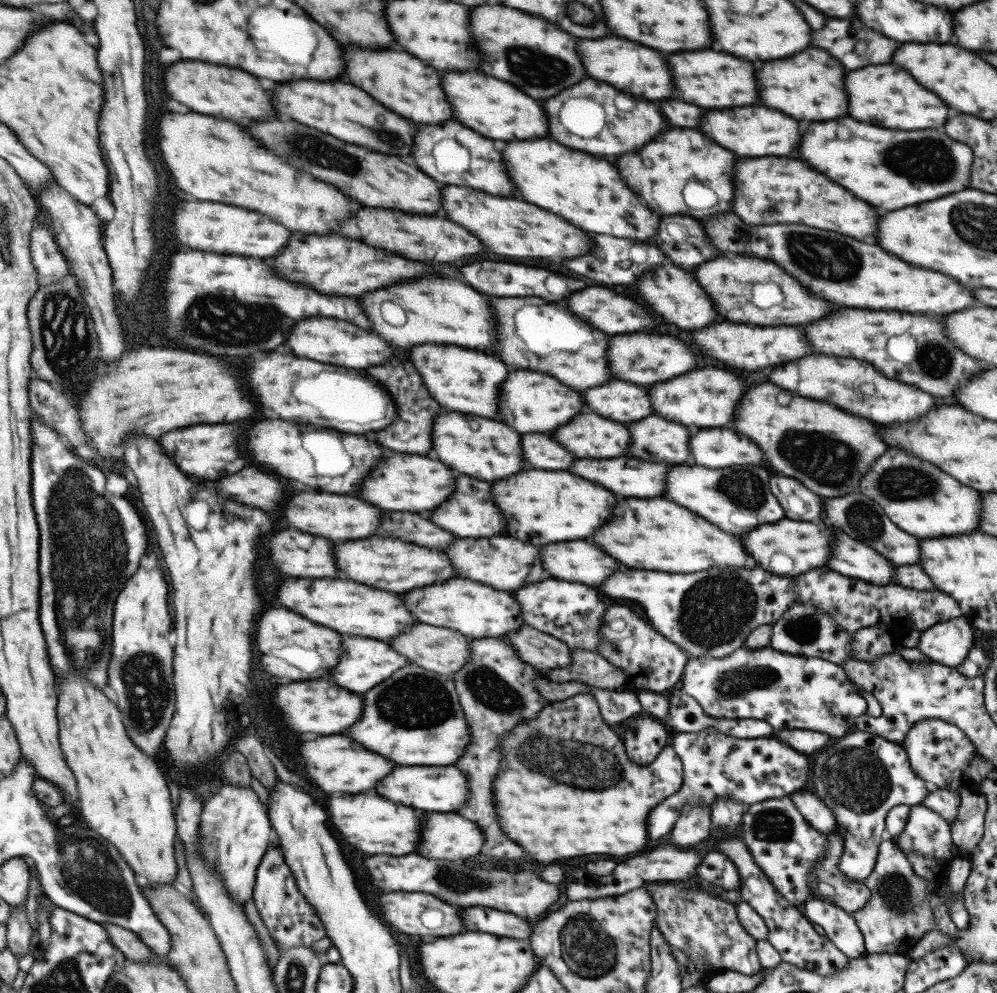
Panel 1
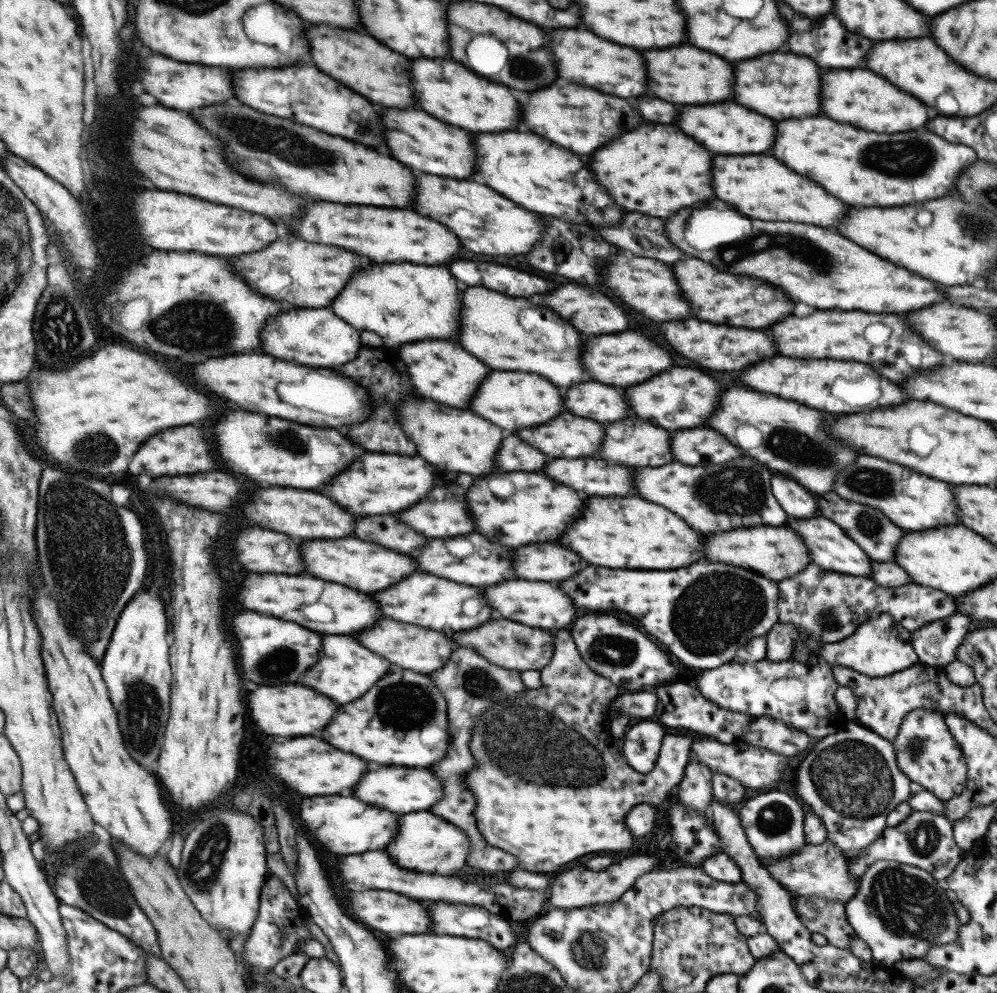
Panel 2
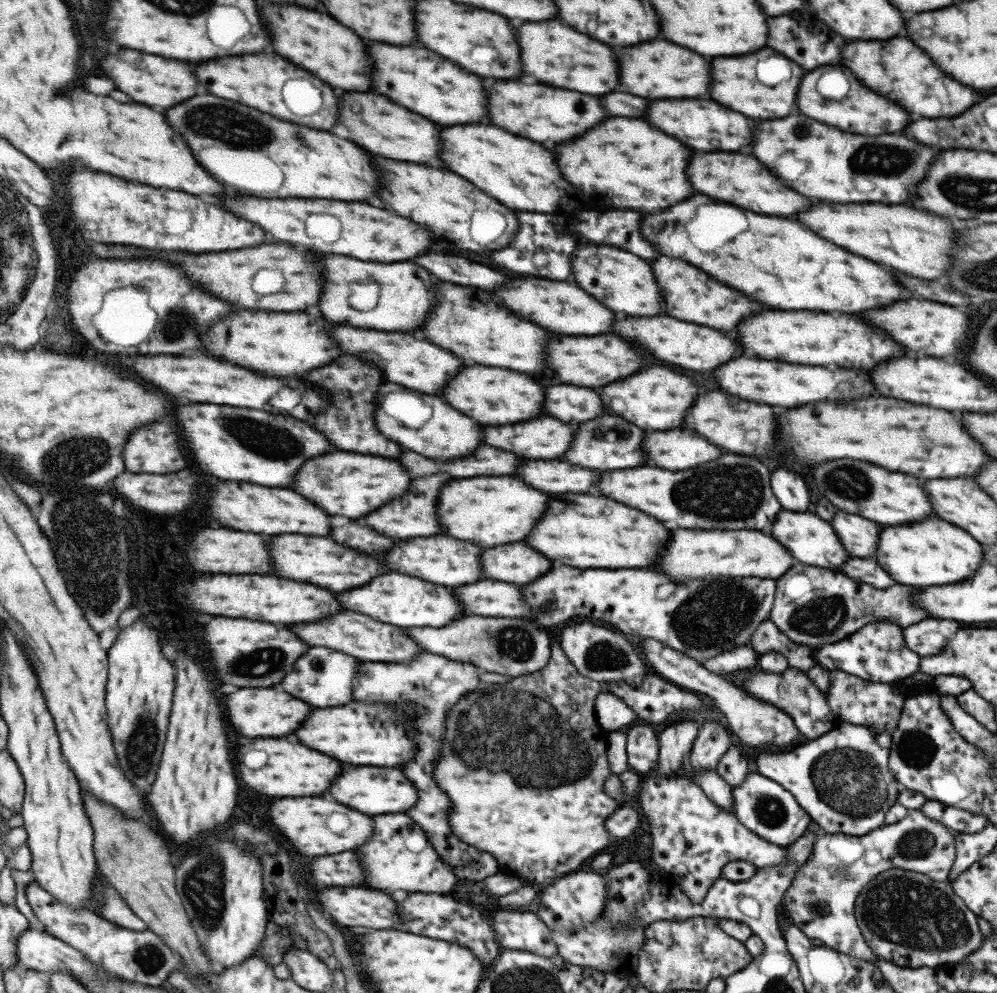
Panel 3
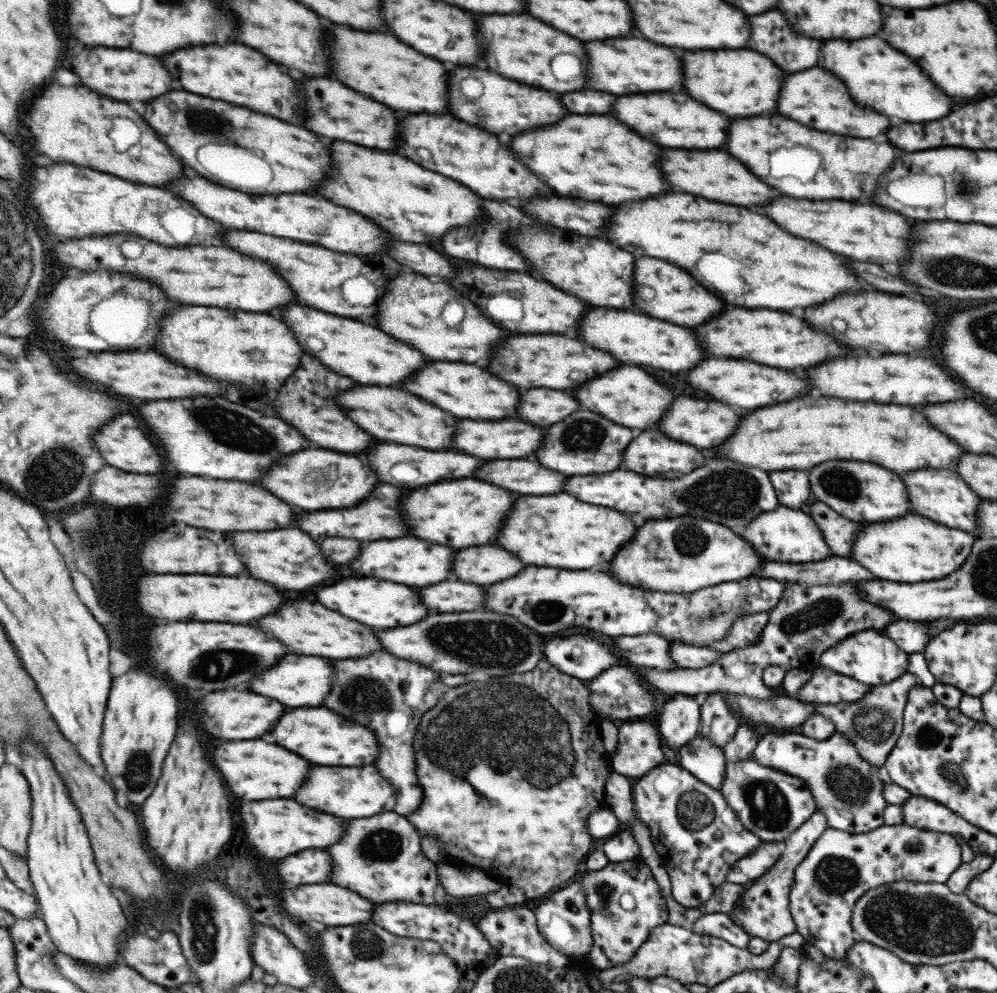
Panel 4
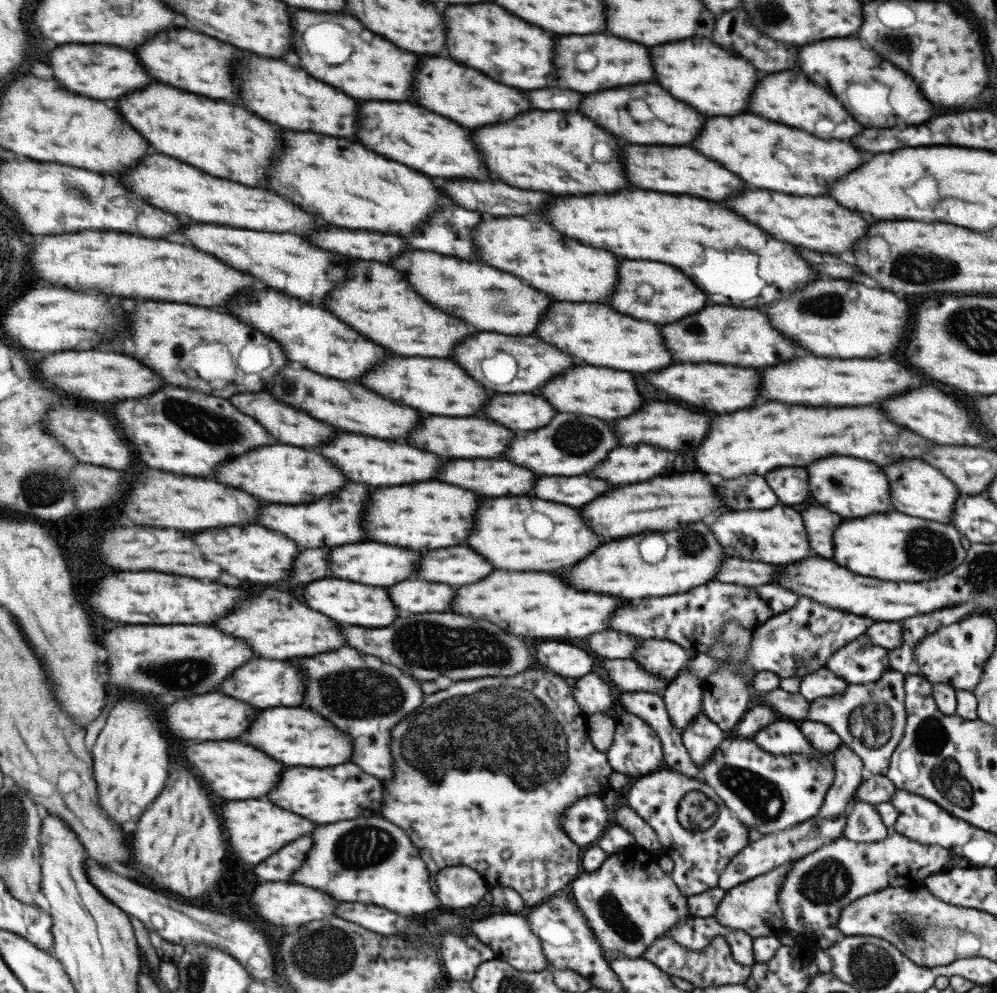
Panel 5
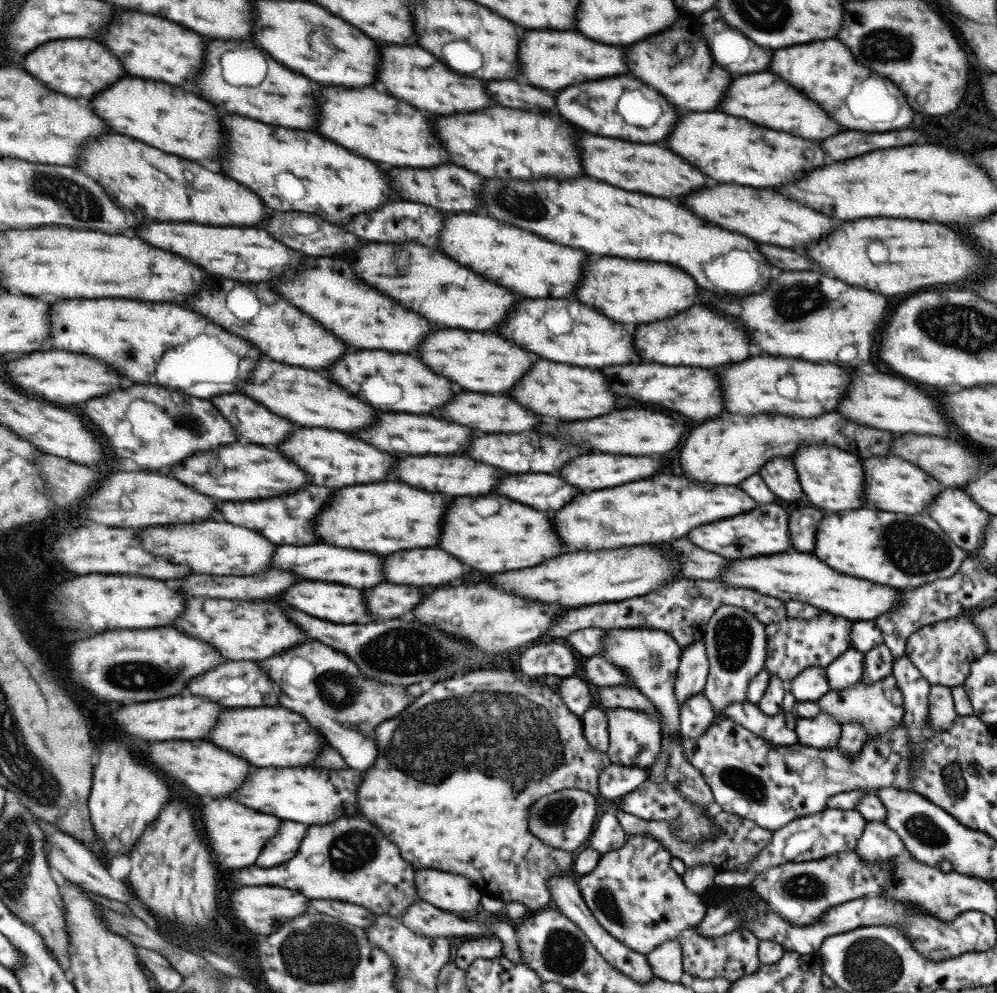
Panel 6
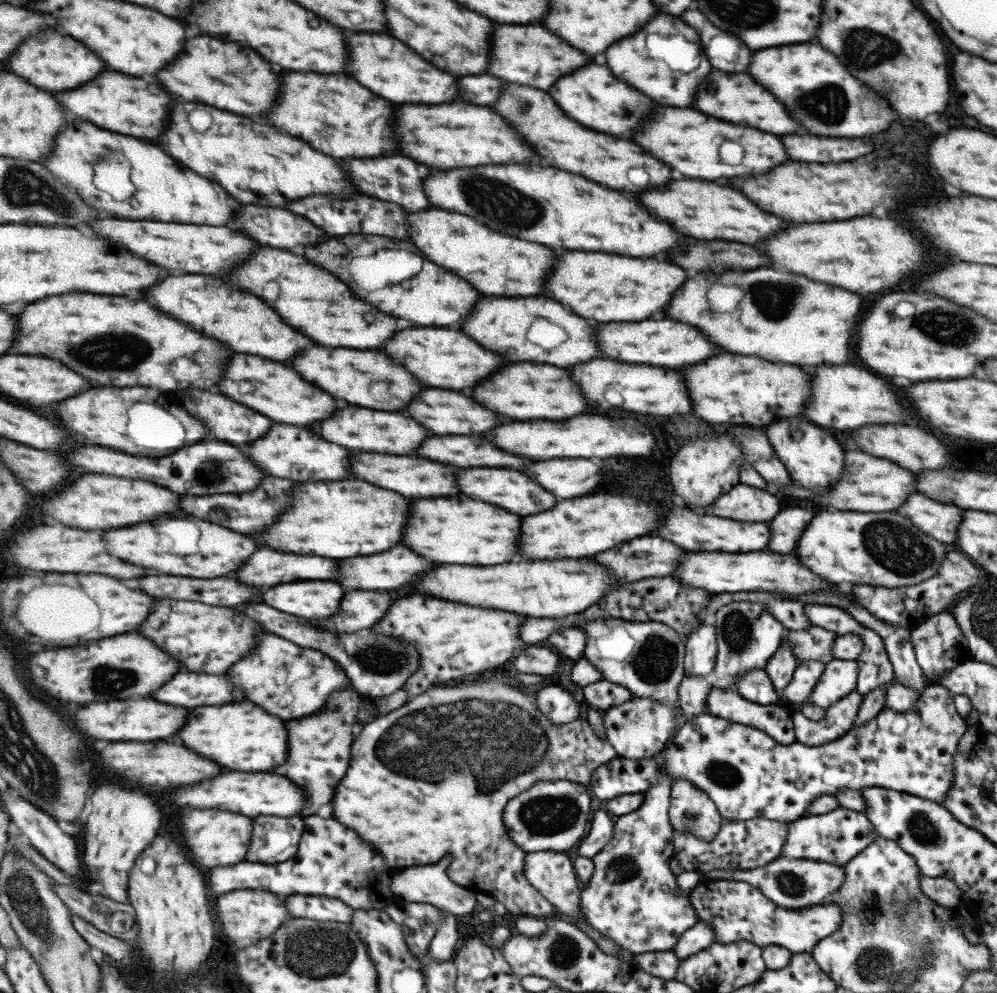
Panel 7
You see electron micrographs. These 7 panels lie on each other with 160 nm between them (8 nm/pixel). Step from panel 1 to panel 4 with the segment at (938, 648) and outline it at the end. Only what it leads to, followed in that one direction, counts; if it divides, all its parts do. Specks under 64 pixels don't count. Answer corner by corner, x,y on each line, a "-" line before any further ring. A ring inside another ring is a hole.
899,620
890,622
882,629
887,638
903,652
923,652
924,646
933,638
928,634
925,621

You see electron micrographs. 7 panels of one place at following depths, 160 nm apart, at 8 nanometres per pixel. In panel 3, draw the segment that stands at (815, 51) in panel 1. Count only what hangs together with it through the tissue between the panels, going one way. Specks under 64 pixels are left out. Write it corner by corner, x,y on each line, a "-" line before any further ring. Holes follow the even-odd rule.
761,48
759,52
745,54
745,56
721,56
711,60
711,86
709,86
709,98
719,102
721,106
727,106
743,116
749,118
781,118
787,116
795,108
795,90
801,78
801,68
793,62
793,76
785,82
779,82
777,86
763,86
755,78
755,64
767,56
773,56
775,51
772,48

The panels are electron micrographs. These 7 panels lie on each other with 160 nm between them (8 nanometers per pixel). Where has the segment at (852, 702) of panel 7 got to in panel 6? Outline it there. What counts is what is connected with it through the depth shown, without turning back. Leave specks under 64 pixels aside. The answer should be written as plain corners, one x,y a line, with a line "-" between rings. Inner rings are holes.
820,710
812,718
797,716
794,731
799,745
811,749
831,749
839,741
840,722

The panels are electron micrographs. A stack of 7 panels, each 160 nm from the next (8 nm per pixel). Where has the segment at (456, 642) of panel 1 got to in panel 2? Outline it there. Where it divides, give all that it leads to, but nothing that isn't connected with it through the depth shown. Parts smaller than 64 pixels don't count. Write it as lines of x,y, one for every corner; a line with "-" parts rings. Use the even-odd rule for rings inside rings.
383,618
383,622
375,622
375,626
371,626
371,630
363,630
363,632
351,634
351,636
363,648
371,650
377,656
382,656
393,667
427,675
445,665
451,651
455,648
454,642
450,638
445,638
441,632
411,626
411,624
401,624
401,622
393,622
393,620
385,620
385,618

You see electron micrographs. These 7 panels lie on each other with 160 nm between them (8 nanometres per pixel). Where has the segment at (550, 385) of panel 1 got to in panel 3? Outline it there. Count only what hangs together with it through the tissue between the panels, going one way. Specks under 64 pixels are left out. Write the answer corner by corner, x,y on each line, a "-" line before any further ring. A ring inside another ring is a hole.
467,366
459,370
457,378
451,378
447,386
443,388
443,400
459,410
461,414
467,414
469,418
481,422
481,424
513,424
535,418
541,414
541,402
543,402
543,388
539,388
537,382
529,380
527,376
511,370
501,368
487,368
487,366

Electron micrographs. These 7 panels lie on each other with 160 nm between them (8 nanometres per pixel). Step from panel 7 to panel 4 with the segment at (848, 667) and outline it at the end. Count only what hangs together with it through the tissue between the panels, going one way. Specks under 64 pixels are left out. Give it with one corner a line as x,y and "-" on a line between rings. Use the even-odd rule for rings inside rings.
867,629
854,632
832,647
826,648
819,657
819,666
837,674
848,676
864,685
887,684
906,672
908,654
895,646
882,629

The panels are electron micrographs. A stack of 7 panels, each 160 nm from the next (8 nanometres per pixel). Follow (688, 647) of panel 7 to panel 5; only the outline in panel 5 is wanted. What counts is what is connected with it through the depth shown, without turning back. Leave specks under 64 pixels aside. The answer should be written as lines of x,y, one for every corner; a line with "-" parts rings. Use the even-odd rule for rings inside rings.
685,664
661,692
666,713
679,732
701,712
702,683

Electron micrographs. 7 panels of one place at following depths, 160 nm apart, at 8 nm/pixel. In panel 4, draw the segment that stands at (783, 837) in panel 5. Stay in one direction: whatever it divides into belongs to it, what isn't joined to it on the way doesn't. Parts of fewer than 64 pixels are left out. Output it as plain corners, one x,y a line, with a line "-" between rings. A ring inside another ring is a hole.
761,841
745,858
736,860
726,872
724,880
746,885
761,876
780,857
781,842

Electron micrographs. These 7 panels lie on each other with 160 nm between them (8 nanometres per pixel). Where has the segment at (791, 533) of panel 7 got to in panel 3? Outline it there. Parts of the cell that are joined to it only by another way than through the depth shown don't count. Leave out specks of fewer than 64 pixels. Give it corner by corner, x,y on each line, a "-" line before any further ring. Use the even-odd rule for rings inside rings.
819,498
813,510
819,518
827,520
829,526
833,526
837,538
841,540
841,546
845,548
851,557
865,558
875,554
875,544
877,544
877,534
879,526
875,522
863,520
853,514
845,514
837,507
833,508
825,498

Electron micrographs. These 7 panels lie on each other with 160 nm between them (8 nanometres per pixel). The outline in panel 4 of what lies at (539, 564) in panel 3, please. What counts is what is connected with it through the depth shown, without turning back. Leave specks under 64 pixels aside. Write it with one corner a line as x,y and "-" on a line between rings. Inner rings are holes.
471,546
457,550
451,562
453,576
461,582
493,584
511,578
523,564
509,552
495,546

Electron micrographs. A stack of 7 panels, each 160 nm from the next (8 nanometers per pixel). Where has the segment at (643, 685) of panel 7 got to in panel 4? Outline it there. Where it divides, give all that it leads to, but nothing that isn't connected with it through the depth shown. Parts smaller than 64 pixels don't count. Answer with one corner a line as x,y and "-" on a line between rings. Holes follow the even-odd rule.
669,642
668,653
670,659
679,669
703,668
708,664
715,662
715,659
723,652
713,650
712,648
698,647
697,645
688,645
683,642
-
635,855
631,860
608,862
601,870
582,871
576,878
590,912
590,933
592,944
583,964
607,970
621,966
630,960
639,946
647,940
650,929
665,924
667,907
650,868
-
631,894
634,908
624,910
619,906
619,896

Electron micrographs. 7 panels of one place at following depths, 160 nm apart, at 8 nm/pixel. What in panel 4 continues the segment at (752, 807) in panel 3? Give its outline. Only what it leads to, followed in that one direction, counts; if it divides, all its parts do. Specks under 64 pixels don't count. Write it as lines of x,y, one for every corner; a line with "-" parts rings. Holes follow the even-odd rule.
751,755
745,760
724,763
719,790
739,822
761,841
784,841
816,811
811,791
796,776
761,766

